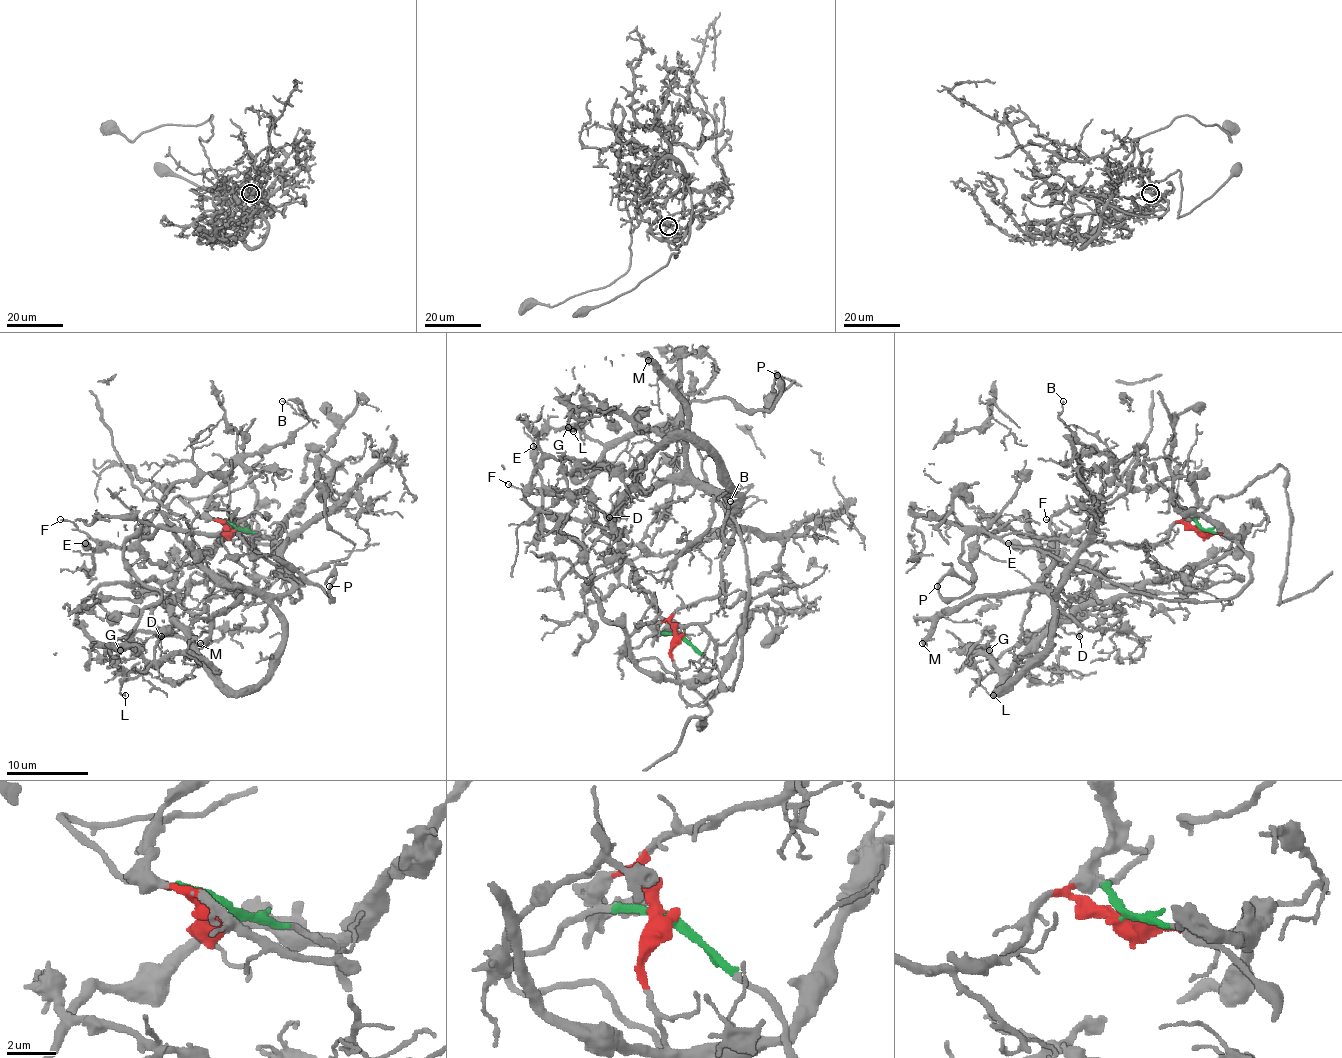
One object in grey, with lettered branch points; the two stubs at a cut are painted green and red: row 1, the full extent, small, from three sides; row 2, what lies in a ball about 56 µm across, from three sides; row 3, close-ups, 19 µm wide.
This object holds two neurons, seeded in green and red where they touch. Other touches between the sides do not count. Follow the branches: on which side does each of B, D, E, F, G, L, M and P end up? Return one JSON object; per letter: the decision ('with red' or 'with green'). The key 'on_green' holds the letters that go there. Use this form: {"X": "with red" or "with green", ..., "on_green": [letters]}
{"B": "with green", "D": "with red", "E": "with green", "F": "with green", "G": "with red", "L": "with red", "M": "with red", "P": "with green", "on_green": ["B", "E", "F", "P"]}

